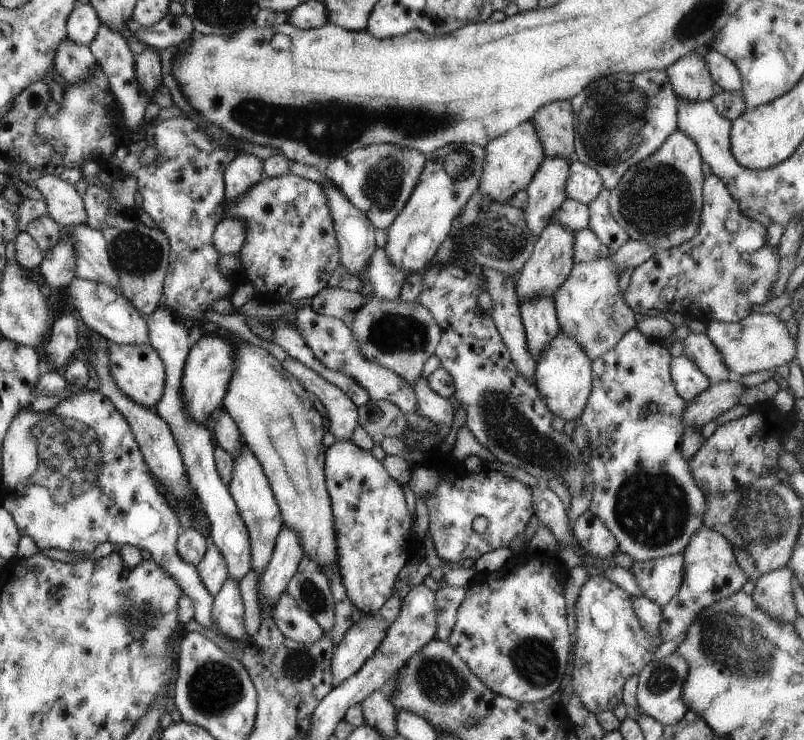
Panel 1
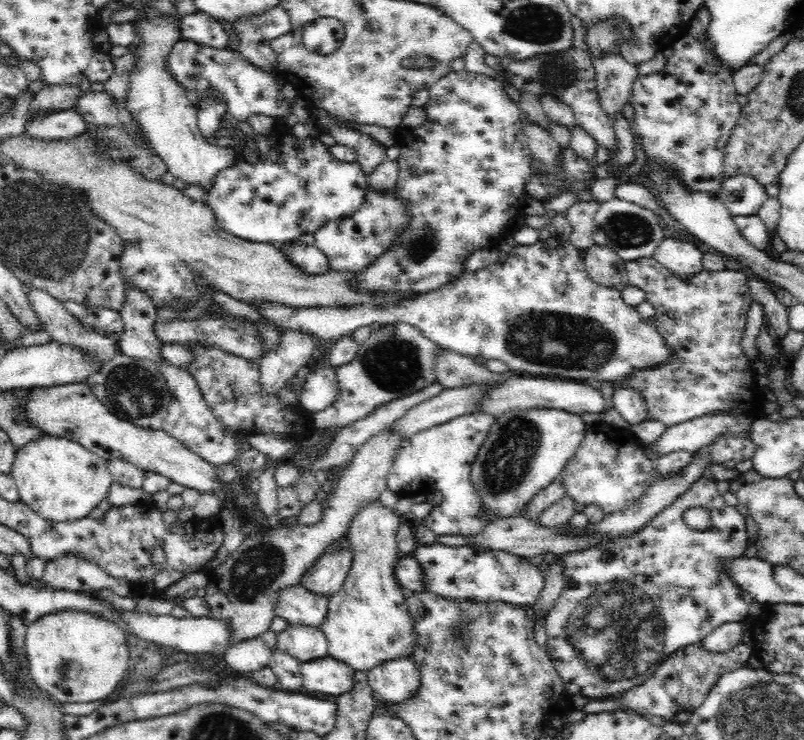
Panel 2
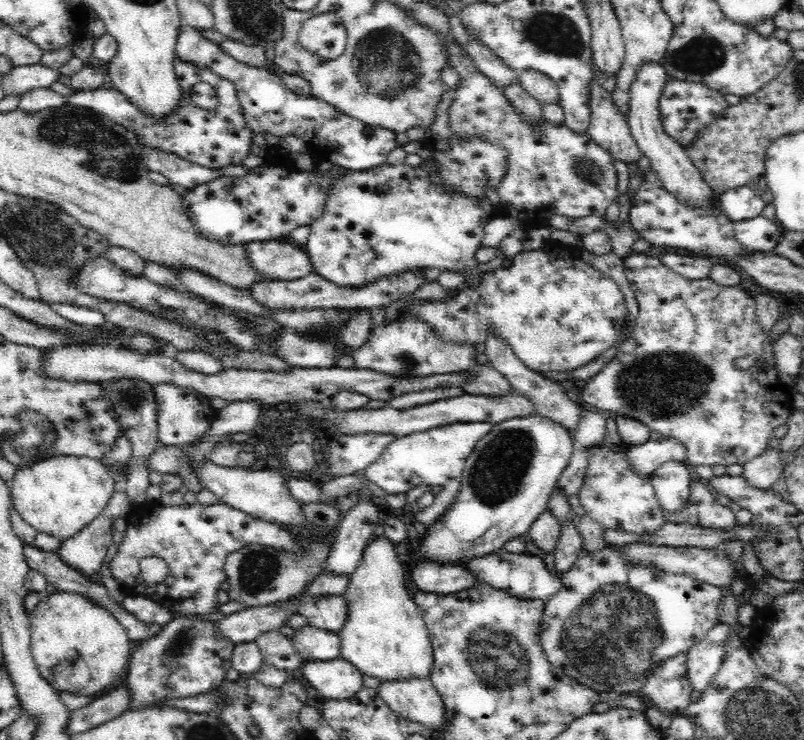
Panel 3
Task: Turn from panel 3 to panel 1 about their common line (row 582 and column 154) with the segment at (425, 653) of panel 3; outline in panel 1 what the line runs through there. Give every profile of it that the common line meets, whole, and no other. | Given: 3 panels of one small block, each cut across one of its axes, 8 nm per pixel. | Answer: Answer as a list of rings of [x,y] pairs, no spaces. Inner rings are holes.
[[[109,342],[109,364],[119,390],[143,408],[153,409],[161,399],[165,384],[164,367],[157,352],[148,343],[121,345]]]

